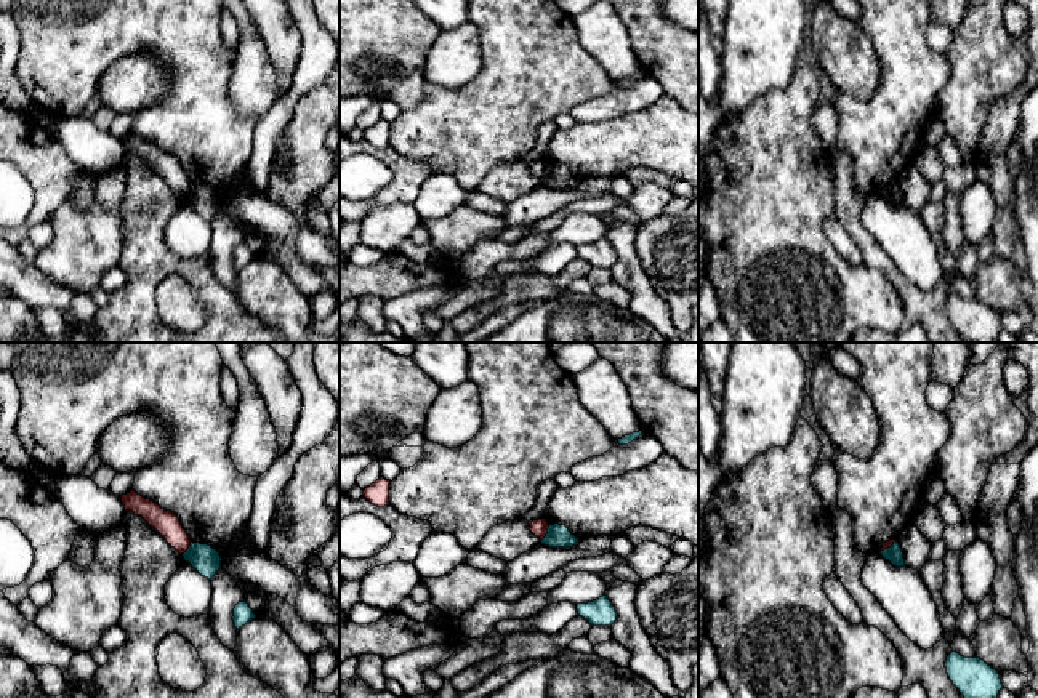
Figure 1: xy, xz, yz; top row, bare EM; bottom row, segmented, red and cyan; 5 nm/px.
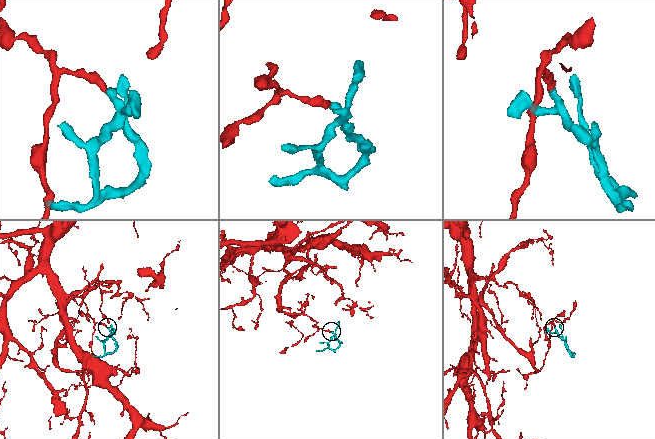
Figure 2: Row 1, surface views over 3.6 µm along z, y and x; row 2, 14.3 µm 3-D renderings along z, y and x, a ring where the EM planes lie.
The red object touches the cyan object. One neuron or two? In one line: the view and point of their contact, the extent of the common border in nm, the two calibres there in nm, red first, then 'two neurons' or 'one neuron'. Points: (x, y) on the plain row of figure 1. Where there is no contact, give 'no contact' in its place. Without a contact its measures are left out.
contact xz (547, 173); length 90 nm; calibres 80 and 110 nm; two neurons

